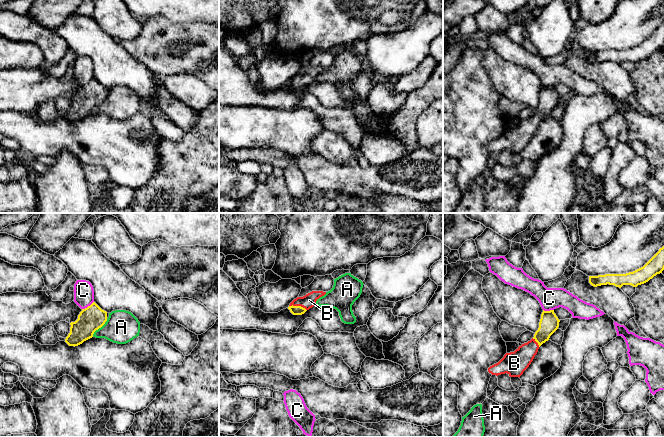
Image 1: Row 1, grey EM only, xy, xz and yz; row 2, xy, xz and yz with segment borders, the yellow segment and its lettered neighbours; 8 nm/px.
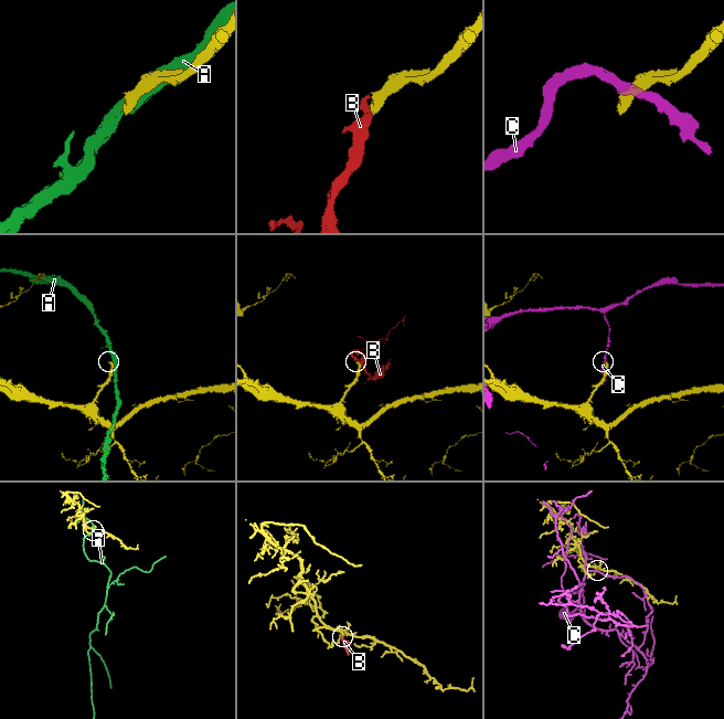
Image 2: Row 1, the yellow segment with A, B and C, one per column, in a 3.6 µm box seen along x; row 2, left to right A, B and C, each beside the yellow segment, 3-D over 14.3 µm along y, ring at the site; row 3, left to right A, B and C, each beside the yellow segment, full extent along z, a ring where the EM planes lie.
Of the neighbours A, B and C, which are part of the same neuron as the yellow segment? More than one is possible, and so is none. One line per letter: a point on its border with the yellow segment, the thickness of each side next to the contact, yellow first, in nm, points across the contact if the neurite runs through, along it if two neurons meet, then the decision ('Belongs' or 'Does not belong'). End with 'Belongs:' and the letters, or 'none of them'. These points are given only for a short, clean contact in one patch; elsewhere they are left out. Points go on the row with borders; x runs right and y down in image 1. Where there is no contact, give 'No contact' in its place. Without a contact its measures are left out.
A: Touches yellow at xy (97, 329). Thickness 200 nm (yellow) against 260 nm. Does not belong
B: Touches yellow at xz (298, 306). Thickness 80 nm (yellow) against 110 nm. Belongs
C: Touches yellow at xy (88, 306). Thickness 200 nm (yellow) against 160 nm. Boundary: xy (93, 301), (82, 309). Does not belong
Belongs: B

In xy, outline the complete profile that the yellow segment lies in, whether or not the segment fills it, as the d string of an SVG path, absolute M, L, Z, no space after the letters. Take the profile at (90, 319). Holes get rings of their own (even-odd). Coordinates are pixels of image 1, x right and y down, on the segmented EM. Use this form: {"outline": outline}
{"outline": "M95 302L82 309L75 322L71 322L70 333L65 339L69 346L78 346L93 337L96 330L107 321L107 312L102 310Z"}

